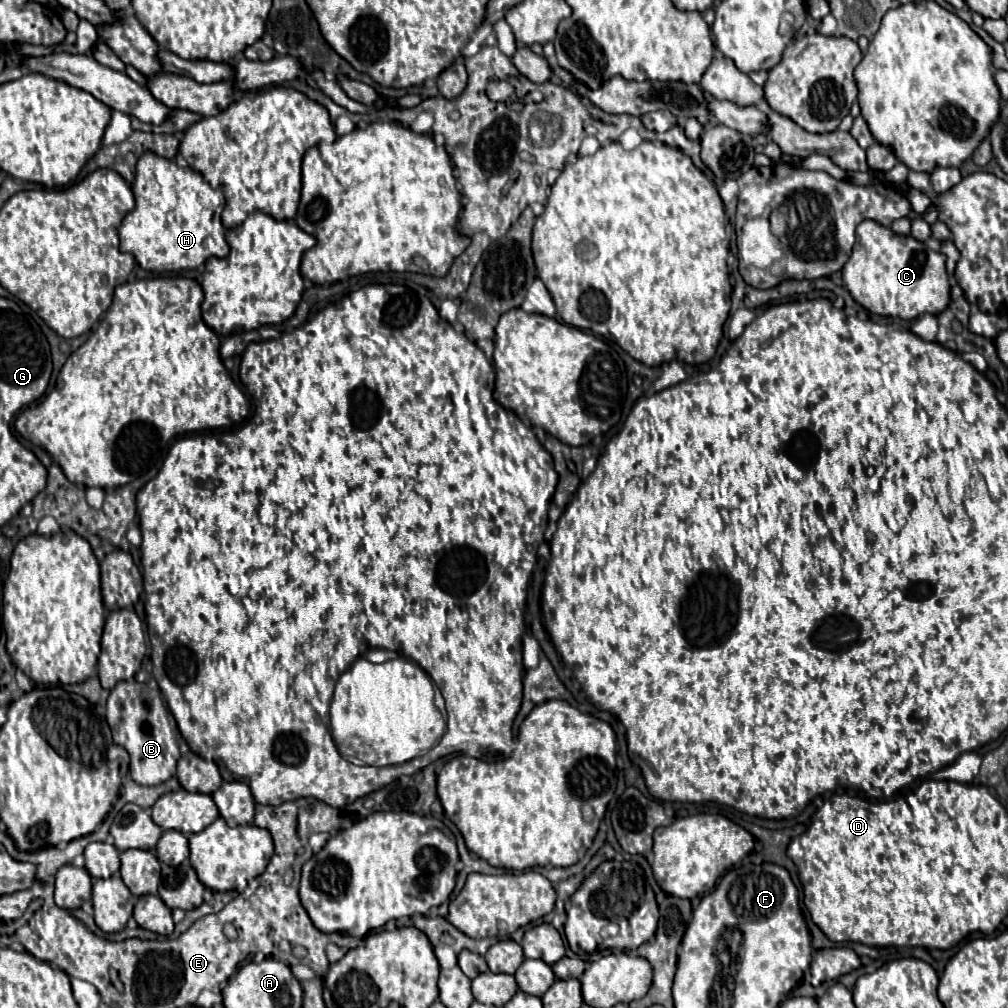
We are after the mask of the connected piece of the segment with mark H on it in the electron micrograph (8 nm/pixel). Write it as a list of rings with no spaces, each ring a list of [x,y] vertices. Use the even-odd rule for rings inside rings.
[[[145,152],[137,162],[135,182],[135,208],[123,218],[119,226],[121,250],[135,256],[137,264],[149,272],[175,272],[201,266],[207,258],[225,258],[229,254],[229,244],[225,240],[225,226],[221,222],[221,212],[225,208],[223,188],[213,188],[199,172],[189,166],[179,166],[175,160],[163,158],[155,152]]]

